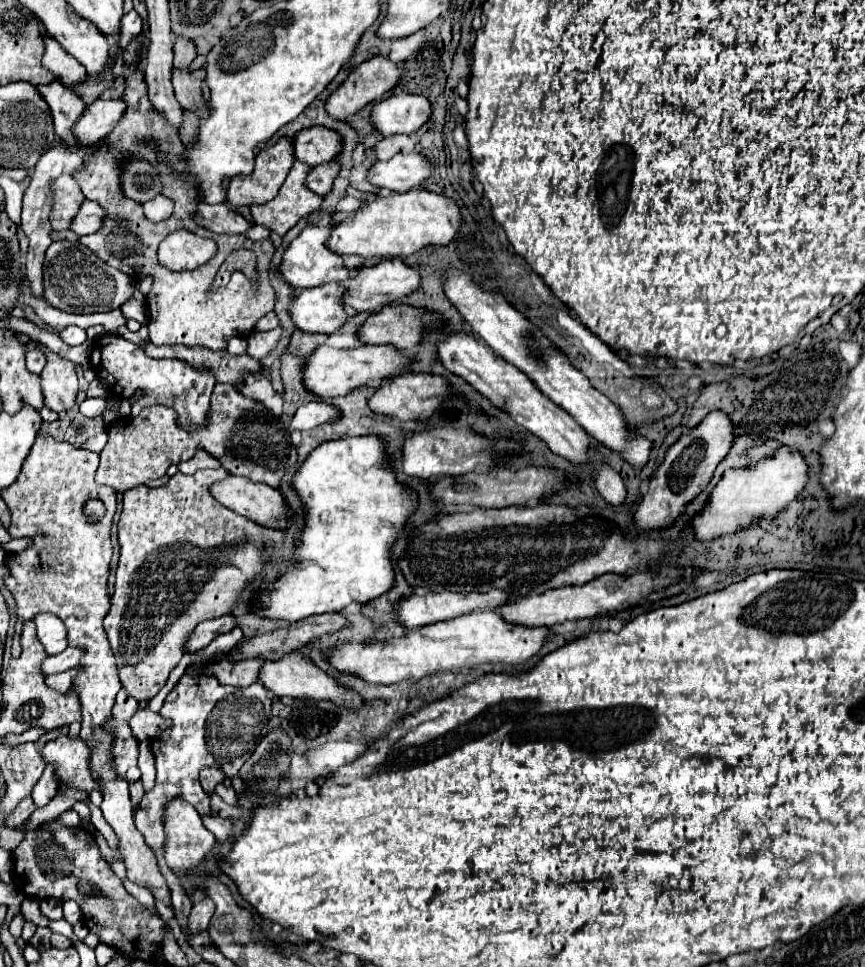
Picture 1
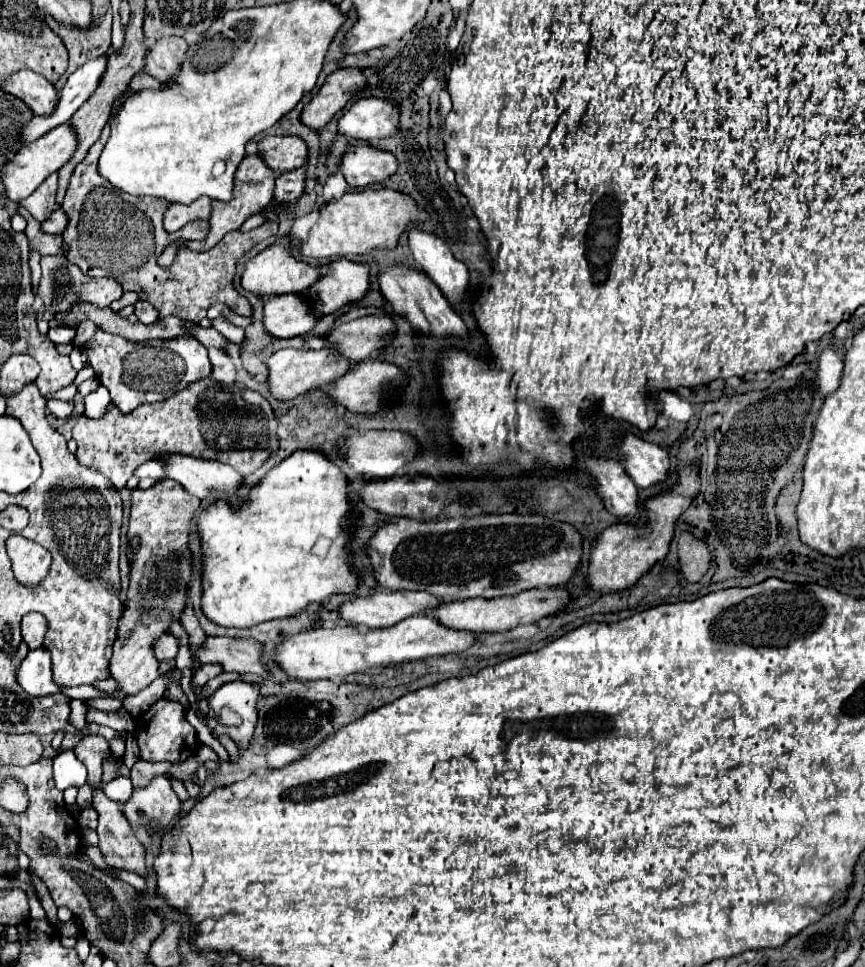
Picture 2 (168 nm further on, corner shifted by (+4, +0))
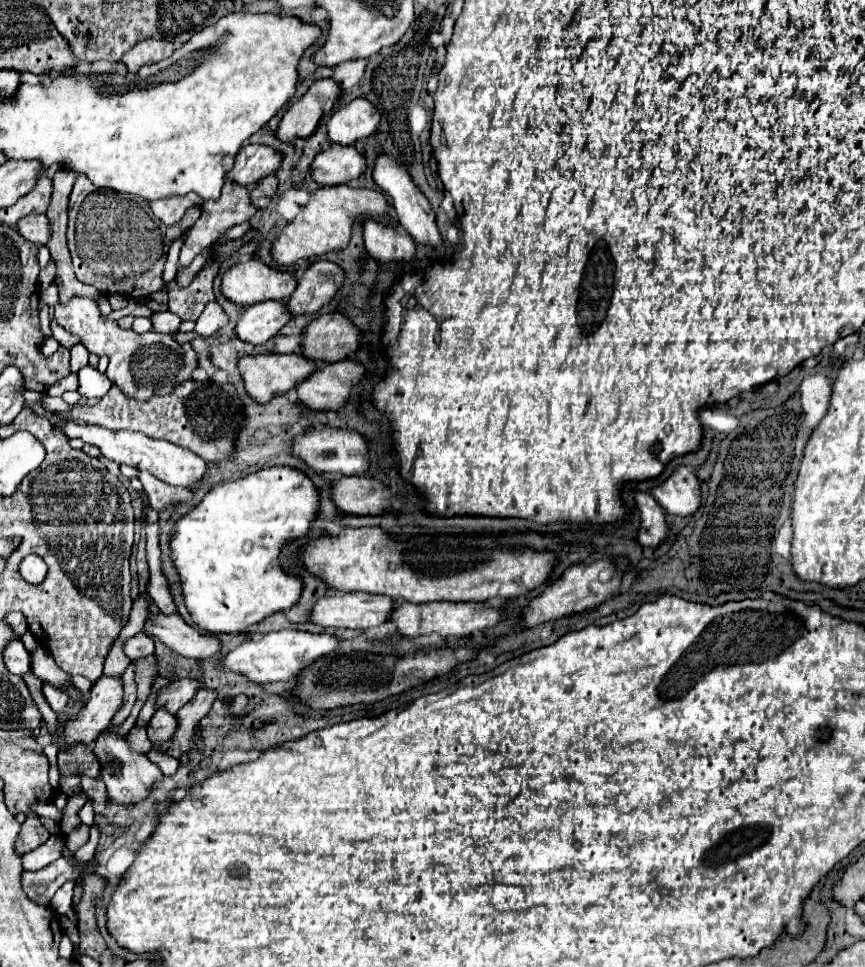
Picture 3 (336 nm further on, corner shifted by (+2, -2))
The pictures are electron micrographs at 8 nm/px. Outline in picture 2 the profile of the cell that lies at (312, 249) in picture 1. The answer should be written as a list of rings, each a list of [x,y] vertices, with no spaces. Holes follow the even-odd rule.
[[[272,244],[244,264],[242,288],[252,292],[254,296],[260,296],[260,298],[270,296],[270,294],[272,296],[276,296],[276,294],[300,294],[302,290],[310,288],[310,284],[314,284],[318,278],[320,278],[318,272],[310,264],[296,260],[286,244]]]

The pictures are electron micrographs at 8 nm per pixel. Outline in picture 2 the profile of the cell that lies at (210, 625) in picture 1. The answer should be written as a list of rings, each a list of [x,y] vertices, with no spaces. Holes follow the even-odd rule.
[[[172,634],[160,636],[160,638],[154,642],[154,656],[158,656],[158,660],[176,658],[176,652],[178,652],[178,640],[176,640]]]

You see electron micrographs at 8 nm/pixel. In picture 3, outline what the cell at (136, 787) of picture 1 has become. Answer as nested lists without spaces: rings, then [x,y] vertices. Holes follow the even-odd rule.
[[[74,746],[74,748],[64,748],[58,752],[58,768],[62,774],[78,774],[84,772],[92,778],[100,776],[100,762],[96,754],[88,746]]]

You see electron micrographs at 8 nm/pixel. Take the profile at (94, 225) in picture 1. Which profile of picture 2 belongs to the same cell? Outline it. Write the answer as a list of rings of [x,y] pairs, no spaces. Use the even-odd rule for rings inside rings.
[[[56,208],[50,214],[50,218],[40,224],[40,228],[42,228],[44,234],[62,234],[64,228],[66,228],[66,214],[64,214],[64,210]]]

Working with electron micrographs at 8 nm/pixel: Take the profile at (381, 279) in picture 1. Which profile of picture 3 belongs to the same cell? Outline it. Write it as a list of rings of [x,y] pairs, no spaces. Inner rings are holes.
[[[314,262],[298,280],[296,292],[288,300],[288,310],[296,314],[314,314],[326,306],[344,284],[344,270],[332,262]]]

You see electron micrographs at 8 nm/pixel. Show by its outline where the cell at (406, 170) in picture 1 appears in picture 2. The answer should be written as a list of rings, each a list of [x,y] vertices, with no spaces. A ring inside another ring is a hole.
[[[348,146],[338,166],[352,188],[366,188],[374,182],[382,182],[392,176],[396,168],[396,158],[390,152],[372,146]]]

